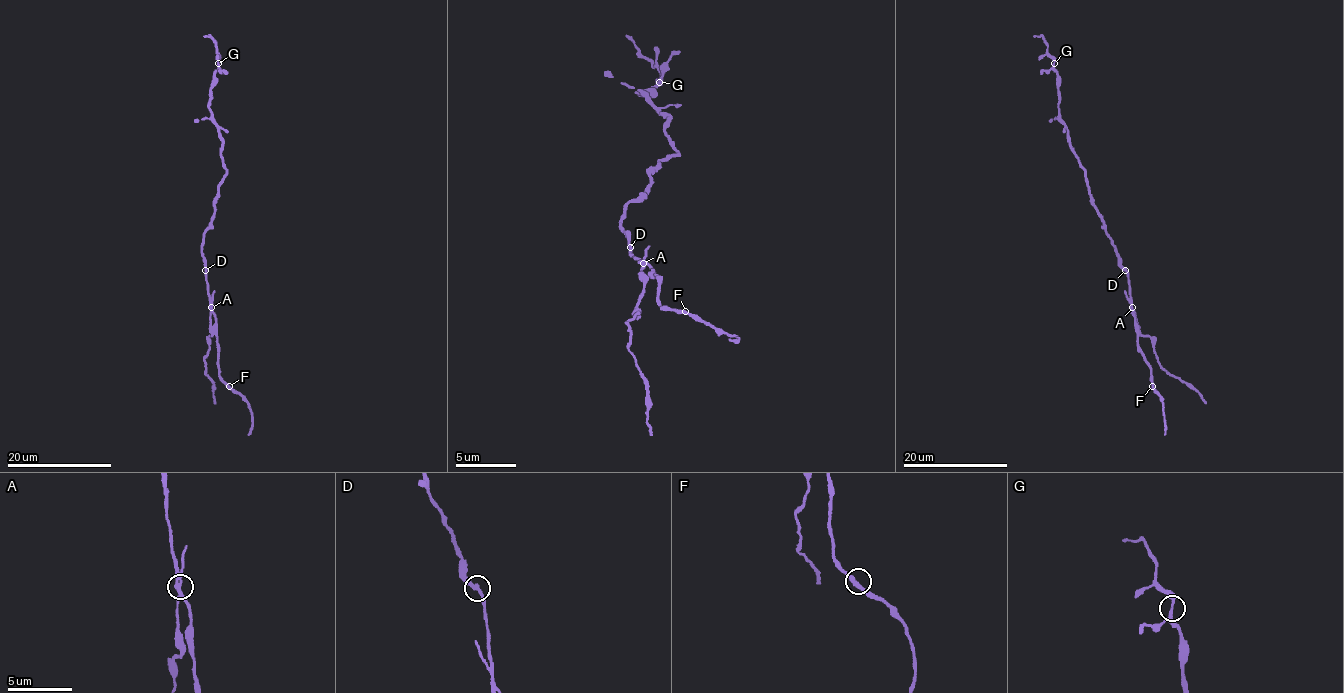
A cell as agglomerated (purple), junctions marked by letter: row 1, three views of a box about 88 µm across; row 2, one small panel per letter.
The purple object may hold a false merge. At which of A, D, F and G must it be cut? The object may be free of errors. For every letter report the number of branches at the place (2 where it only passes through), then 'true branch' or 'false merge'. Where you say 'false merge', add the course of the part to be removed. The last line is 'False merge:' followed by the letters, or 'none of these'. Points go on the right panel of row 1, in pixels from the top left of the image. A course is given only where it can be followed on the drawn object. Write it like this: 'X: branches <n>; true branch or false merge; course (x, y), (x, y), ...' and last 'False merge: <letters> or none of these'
A: branches 3; false merge; course (1131, 307), (1137, 329), (1151, 339), (1157, 362), (1169, 374), (1189, 383), (1206, 403)
D: branches 2; true branch
F: branches 2; true branch
G: branches 3; true branch
False merge: A

